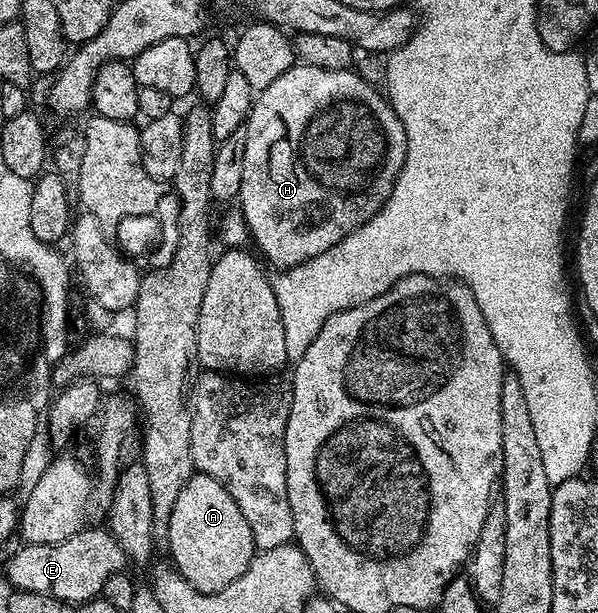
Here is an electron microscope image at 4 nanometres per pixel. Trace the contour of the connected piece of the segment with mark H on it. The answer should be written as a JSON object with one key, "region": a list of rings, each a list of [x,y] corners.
{"region":[[[296,63],[290,68],[273,86],[269,86],[263,92],[254,97],[251,105],[251,112],[247,116],[248,138],[245,145],[245,168],[242,171],[240,192],[237,197],[238,211],[242,212],[250,239],[255,240],[257,247],[263,251],[262,259],[268,265],[272,264],[272,269],[282,270],[292,268],[309,258],[317,258],[317,254],[325,254],[329,246],[341,242],[343,236],[348,236],[361,225],[373,219],[389,198],[393,186],[397,182],[397,174],[405,162],[405,150],[407,149],[407,139],[405,138],[405,128],[401,126],[401,118],[393,110],[391,101],[378,87],[370,85],[361,78],[358,71],[348,70],[338,72],[337,70],[321,70],[317,66]]]}

